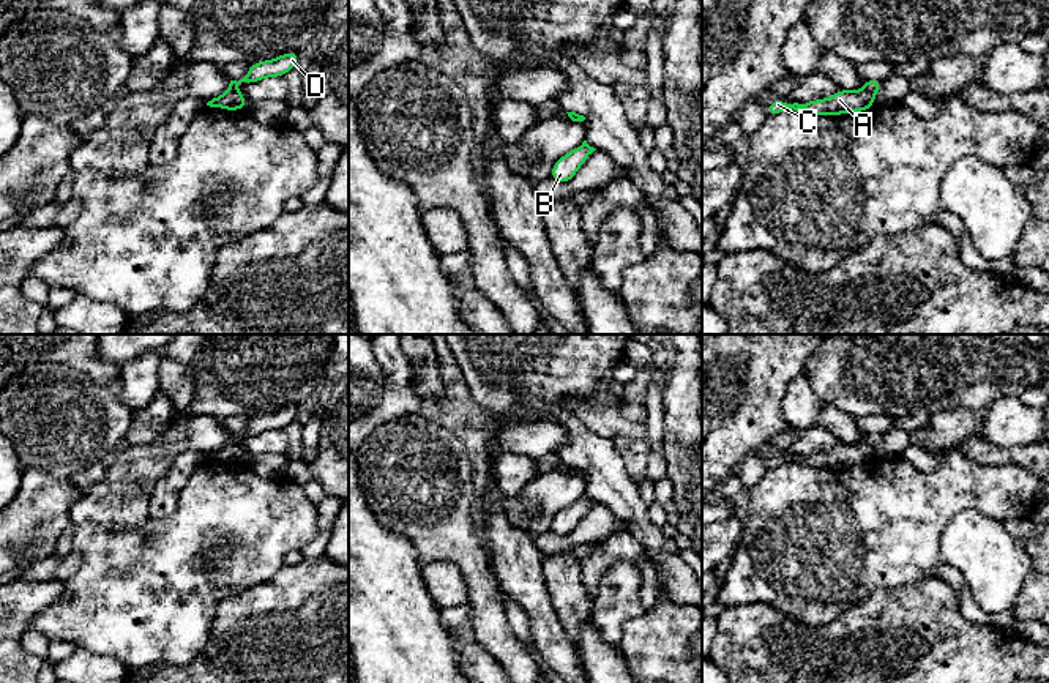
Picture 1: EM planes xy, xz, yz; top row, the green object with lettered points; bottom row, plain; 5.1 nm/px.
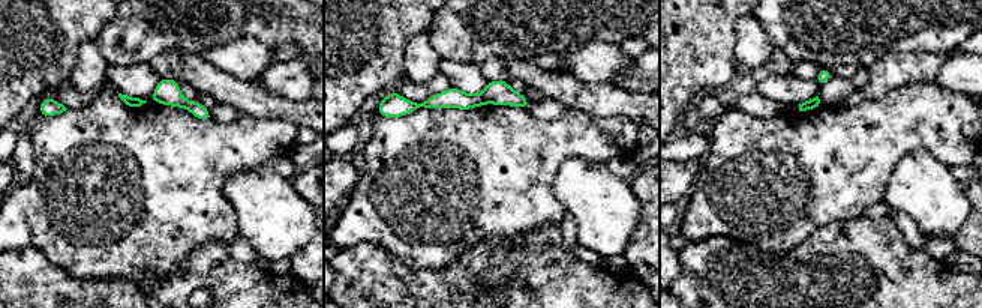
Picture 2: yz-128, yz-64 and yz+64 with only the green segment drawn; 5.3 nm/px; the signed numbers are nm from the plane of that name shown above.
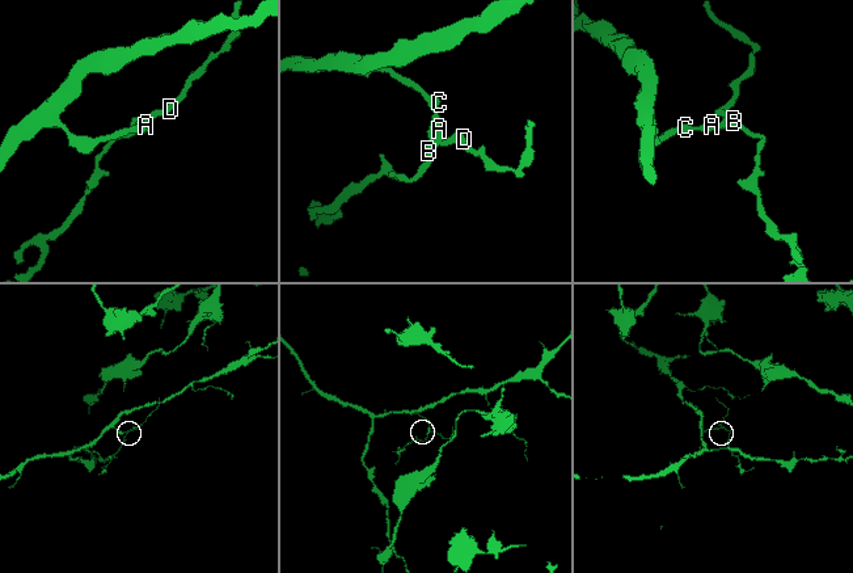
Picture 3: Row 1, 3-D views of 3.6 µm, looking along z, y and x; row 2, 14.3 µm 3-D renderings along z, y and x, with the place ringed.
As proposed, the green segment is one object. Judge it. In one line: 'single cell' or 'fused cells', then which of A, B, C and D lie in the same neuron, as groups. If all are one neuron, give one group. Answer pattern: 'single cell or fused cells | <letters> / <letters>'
fused cells | A C / B D

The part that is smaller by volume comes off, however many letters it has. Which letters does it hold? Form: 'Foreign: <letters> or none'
Foreign: B, D

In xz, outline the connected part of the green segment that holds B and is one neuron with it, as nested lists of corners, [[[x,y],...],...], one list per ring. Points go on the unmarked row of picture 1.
[[[580,498],[565,509],[558,511],[551,524],[551,532],[554,532],[558,536],[568,536],[574,532],[579,521],[587,514],[587,511],[595,505],[596,502],[590,498]]]

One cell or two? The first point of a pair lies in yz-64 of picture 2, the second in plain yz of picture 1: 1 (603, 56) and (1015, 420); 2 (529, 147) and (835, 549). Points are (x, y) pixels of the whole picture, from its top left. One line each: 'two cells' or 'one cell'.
1: one cell
2: one cell

